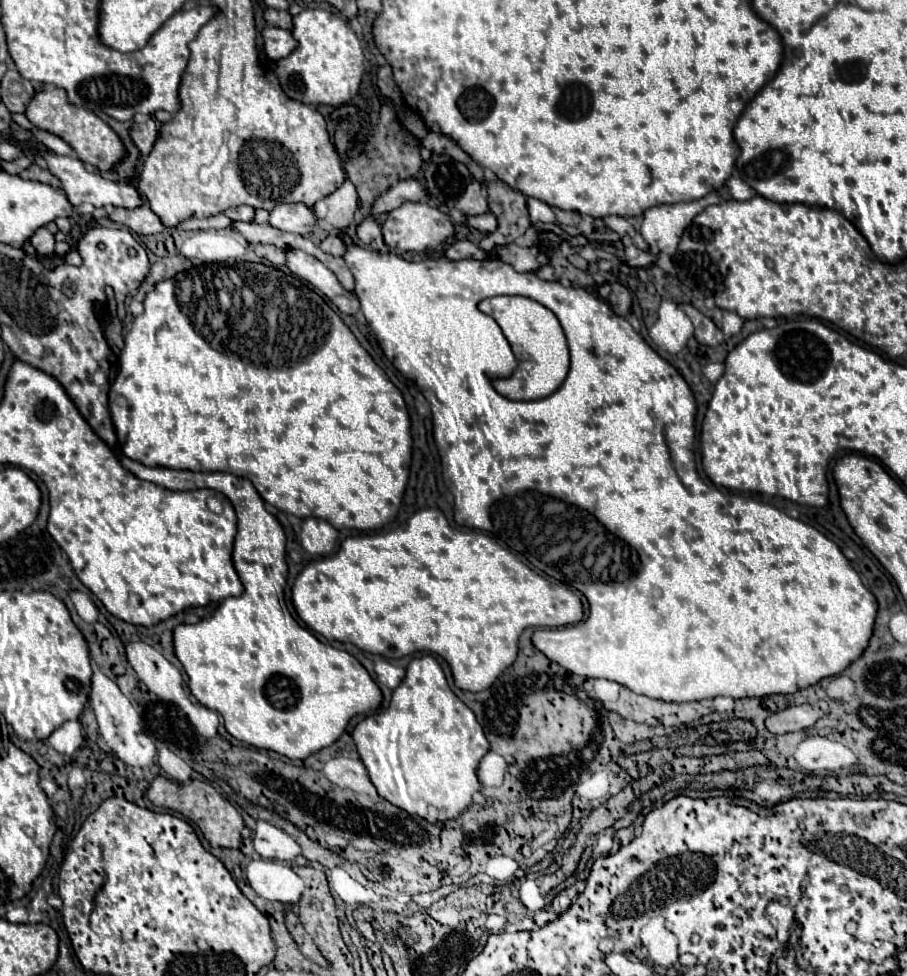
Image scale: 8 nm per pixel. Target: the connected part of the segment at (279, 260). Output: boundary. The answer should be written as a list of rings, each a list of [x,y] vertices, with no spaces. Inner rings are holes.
[[[256,244],[254,252],[256,252],[256,256],[266,258],[274,266],[282,266],[286,262],[286,252],[276,248],[276,246],[272,246],[272,244]]]

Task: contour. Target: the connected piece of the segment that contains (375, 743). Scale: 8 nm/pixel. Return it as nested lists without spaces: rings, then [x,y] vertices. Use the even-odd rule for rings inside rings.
[[[432,656],[414,658],[406,668],[406,678],[394,690],[388,710],[364,718],[352,736],[378,794],[408,814],[418,814],[428,822],[454,820],[472,804],[474,792],[480,790],[476,770],[482,756],[490,750],[488,738],[474,712],[450,690],[442,666]]]

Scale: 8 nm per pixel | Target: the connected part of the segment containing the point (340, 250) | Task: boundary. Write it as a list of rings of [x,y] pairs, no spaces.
[[[328,236],[326,240],[320,242],[320,250],[328,252],[332,256],[342,256],[344,254],[344,242],[338,236]]]

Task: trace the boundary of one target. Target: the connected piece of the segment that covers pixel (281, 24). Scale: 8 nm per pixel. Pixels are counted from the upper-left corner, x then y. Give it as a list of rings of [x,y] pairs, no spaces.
[[[268,8],[264,12],[264,20],[268,22],[268,26],[276,26],[276,28],[282,28],[282,30],[292,30],[292,16],[284,10]]]

